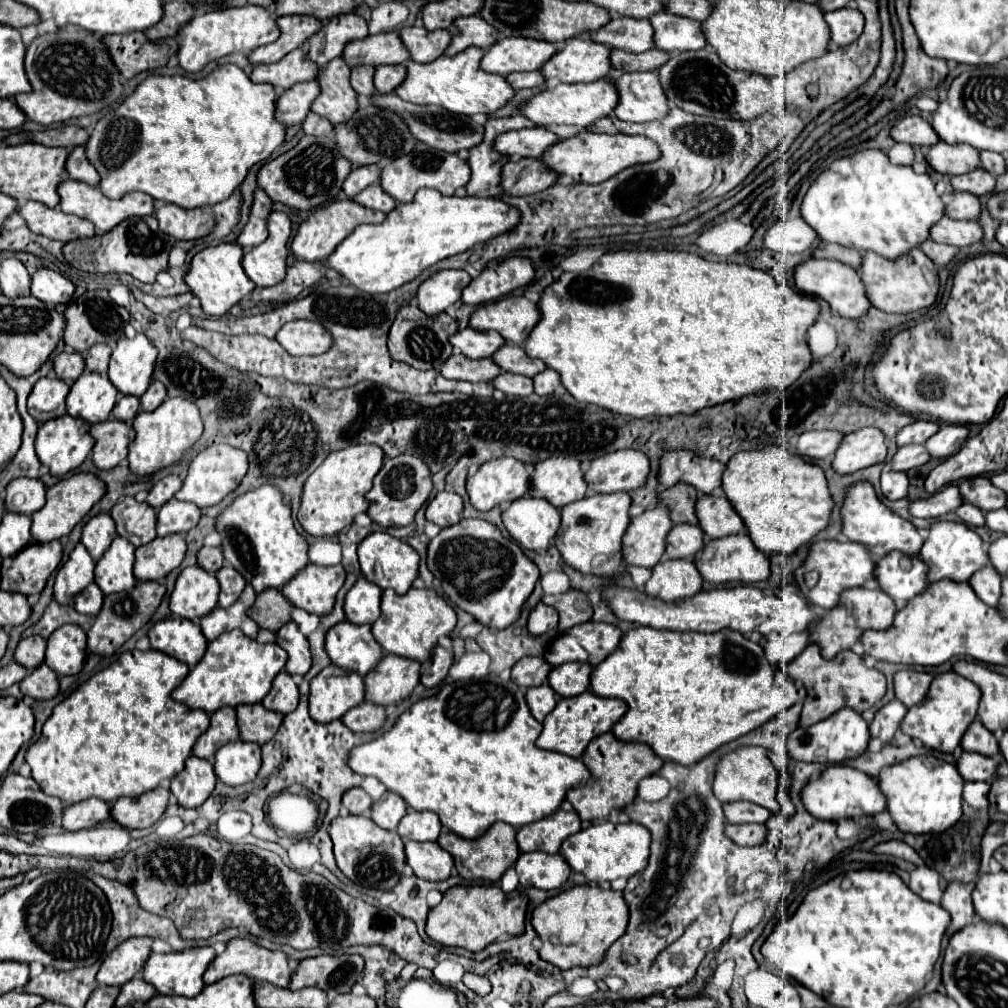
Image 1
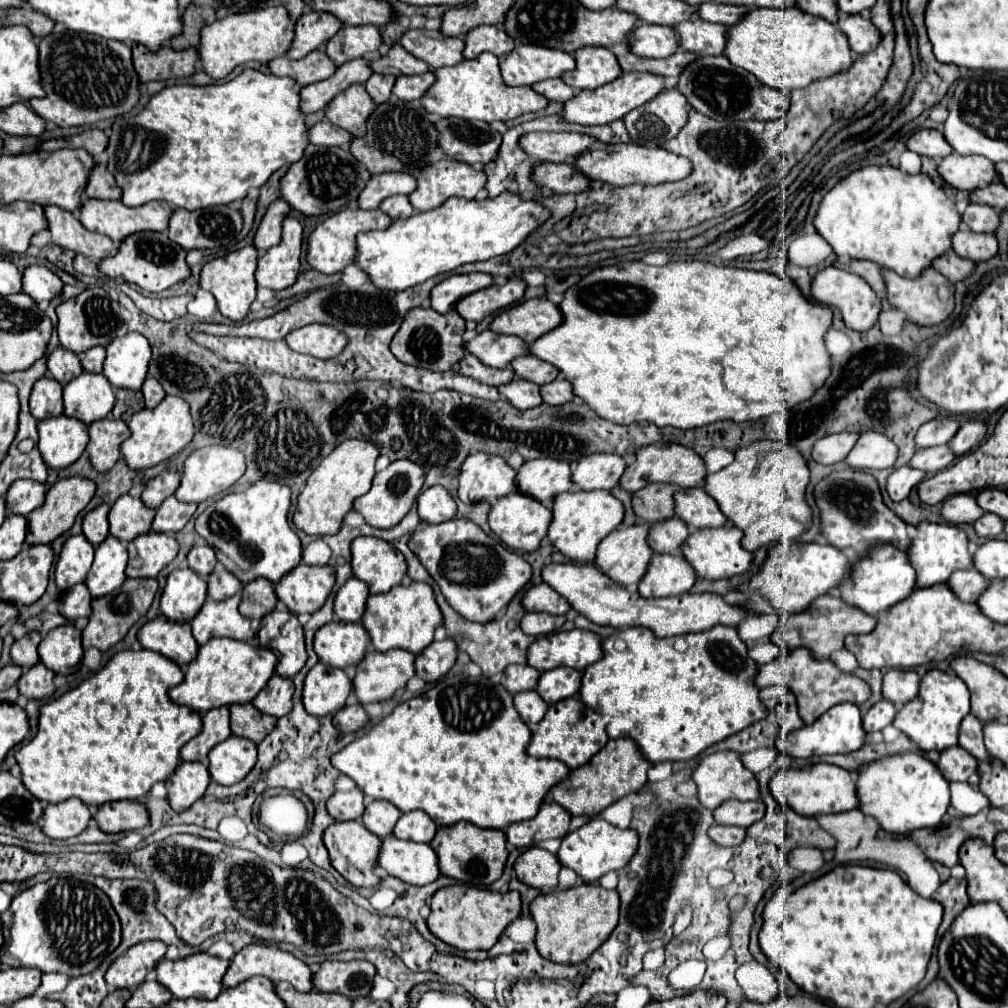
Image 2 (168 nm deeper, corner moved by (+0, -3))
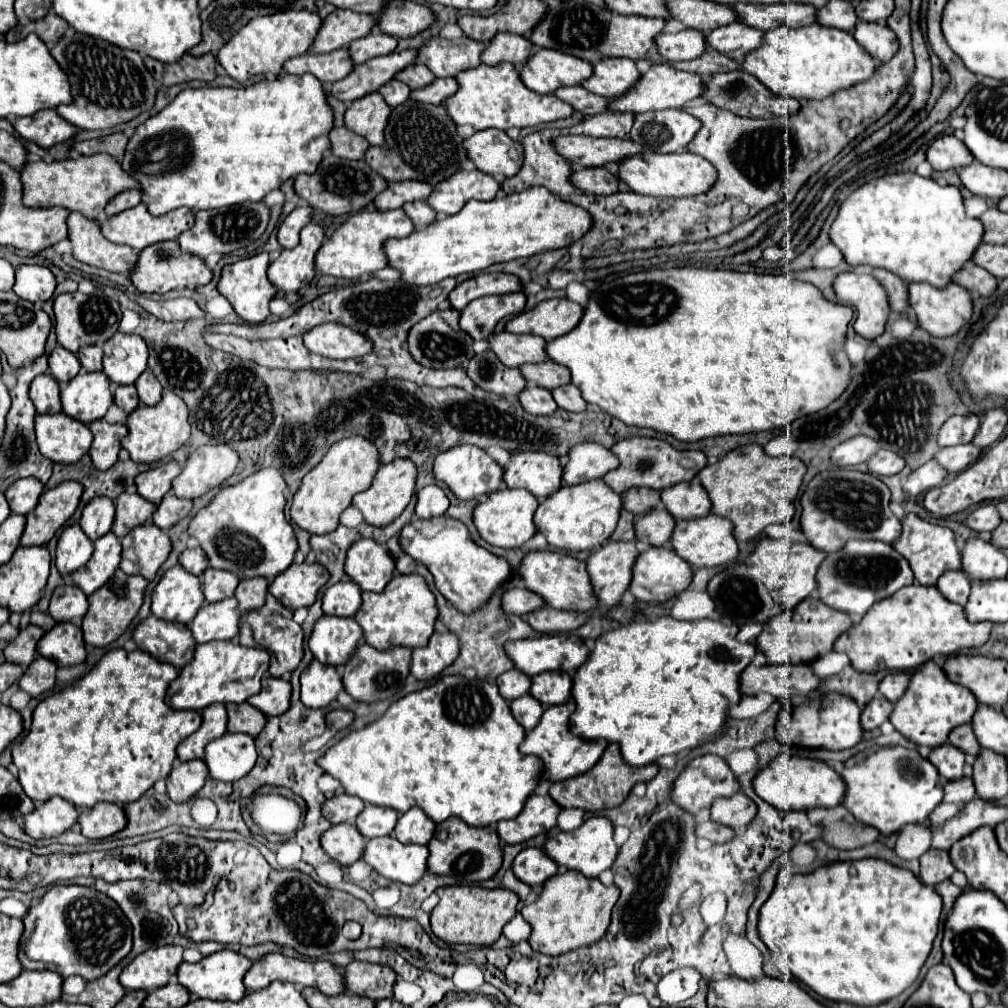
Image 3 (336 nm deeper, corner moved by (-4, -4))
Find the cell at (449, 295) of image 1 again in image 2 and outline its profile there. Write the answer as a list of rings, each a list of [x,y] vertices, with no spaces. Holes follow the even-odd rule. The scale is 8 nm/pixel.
[[[488,273],[450,275],[432,289],[432,309],[438,309],[438,313],[448,313],[462,297],[486,289],[492,283],[494,277]]]

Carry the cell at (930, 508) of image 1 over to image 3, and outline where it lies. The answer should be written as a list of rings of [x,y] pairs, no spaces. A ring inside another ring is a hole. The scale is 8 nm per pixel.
[[[980,504],[976,510],[972,510],[966,518],[966,526],[976,532],[992,532],[1000,524],[1000,514],[994,508],[994,504]]]

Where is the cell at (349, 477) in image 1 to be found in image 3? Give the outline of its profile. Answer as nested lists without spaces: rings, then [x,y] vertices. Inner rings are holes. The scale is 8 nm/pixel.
[[[348,436],[336,442],[326,452],[322,462],[304,476],[302,486],[296,492],[290,506],[290,518],[294,520],[294,524],[298,524],[302,530],[310,534],[334,532],[340,524],[340,514],[352,504],[352,498],[358,492],[364,492],[372,486],[378,462],[380,462],[378,448],[362,436]]]

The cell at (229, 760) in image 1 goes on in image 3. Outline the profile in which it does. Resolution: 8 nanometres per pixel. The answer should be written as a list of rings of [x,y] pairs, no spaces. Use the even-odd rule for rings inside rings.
[[[226,732],[206,746],[204,762],[214,780],[236,782],[254,768],[256,758],[258,752],[254,738],[248,734]]]

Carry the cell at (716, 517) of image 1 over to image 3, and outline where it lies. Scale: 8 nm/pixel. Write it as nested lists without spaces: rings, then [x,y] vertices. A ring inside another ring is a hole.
[[[698,480],[680,482],[662,490],[662,502],[676,520],[694,520],[710,514],[712,502]]]

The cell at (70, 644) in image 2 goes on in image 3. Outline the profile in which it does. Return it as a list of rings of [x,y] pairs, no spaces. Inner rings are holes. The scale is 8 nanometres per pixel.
[[[72,622],[56,624],[40,638],[38,652],[44,658],[50,658],[60,668],[82,664],[86,660],[82,628],[74,626]]]

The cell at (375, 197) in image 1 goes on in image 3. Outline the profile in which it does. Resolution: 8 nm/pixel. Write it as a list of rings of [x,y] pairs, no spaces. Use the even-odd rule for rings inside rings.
[[[422,200],[406,202],[406,206],[402,206],[402,210],[414,222],[416,228],[426,228],[436,218],[436,212],[426,202],[422,202]]]

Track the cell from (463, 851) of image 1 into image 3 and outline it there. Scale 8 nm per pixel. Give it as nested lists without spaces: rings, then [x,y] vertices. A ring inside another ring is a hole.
[[[448,818],[446,822],[438,824],[436,834],[428,844],[428,850],[428,870],[432,874],[454,876],[464,884],[478,884],[490,880],[502,866],[502,844],[496,828],[474,828],[460,818]]]

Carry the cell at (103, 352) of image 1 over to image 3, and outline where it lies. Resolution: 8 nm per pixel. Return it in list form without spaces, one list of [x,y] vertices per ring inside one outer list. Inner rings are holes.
[[[84,346],[78,352],[78,360],[84,370],[98,372],[98,370],[102,370],[102,348],[100,346]]]

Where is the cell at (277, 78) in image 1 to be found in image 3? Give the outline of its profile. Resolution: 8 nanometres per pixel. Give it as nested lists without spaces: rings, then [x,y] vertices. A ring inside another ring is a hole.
[[[346,48],[328,52],[328,54],[302,54],[302,56],[290,58],[290,60],[284,64],[284,70],[286,70],[288,74],[300,76],[300,74],[304,74],[304,72],[310,72],[310,74],[314,74],[322,84],[342,80],[344,76],[350,74],[352,68],[354,68],[354,64],[352,64]]]

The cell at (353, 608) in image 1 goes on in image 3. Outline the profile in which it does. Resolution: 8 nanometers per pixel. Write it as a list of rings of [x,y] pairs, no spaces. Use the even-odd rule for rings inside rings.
[[[352,580],[330,586],[322,598],[322,610],[328,616],[354,616],[362,606],[362,590]]]

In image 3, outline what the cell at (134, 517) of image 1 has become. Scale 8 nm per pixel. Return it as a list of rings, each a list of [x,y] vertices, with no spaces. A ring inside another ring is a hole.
[[[126,492],[116,498],[114,506],[116,506],[116,520],[112,524],[112,532],[118,538],[124,538],[126,532],[130,532],[132,528],[146,524],[156,510],[156,504],[144,500],[140,494],[126,494]]]

